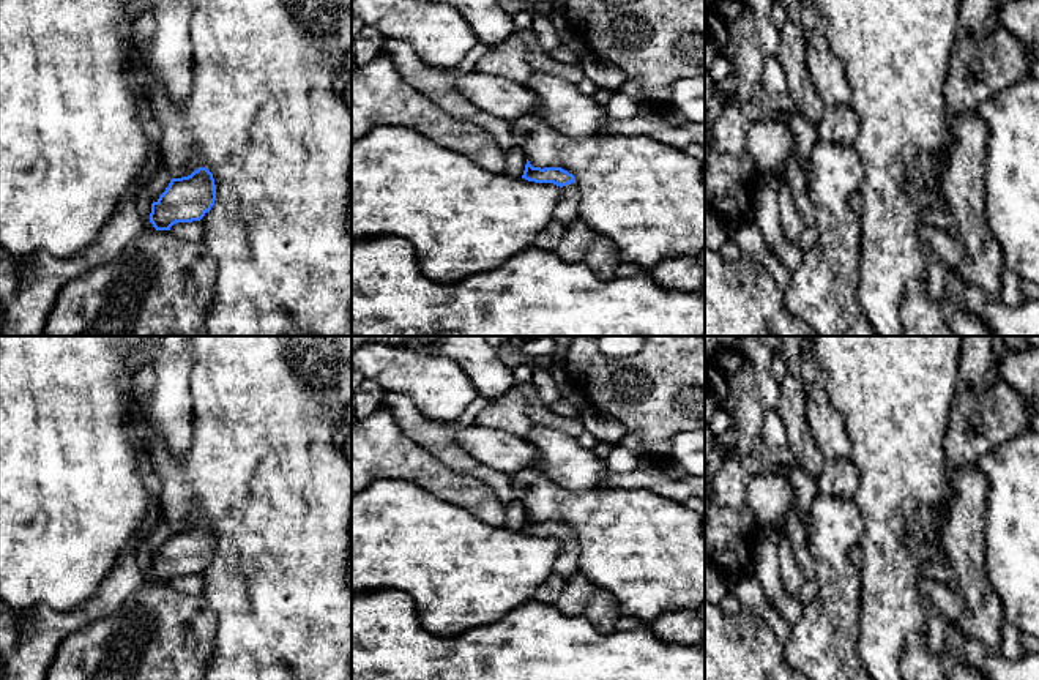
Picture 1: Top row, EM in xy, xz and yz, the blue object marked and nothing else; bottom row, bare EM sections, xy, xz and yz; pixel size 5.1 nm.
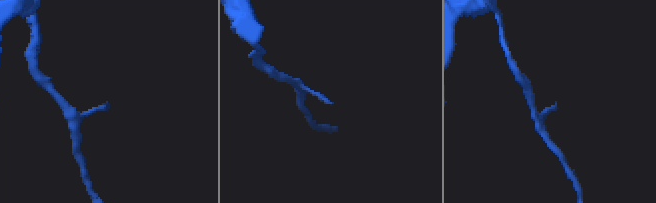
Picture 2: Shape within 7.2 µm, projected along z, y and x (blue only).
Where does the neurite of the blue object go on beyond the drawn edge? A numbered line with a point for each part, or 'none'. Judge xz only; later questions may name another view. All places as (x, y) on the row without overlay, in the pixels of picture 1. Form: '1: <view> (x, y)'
1: xz (566, 565)

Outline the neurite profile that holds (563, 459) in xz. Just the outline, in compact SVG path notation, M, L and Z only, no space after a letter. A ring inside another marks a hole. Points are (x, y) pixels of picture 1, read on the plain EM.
M534 426L525 437L541 454L538 469L555 483L574 492L598 489L605 476L607 465L594 454L593 450L583 448L577 437L566 435L557 429Z

